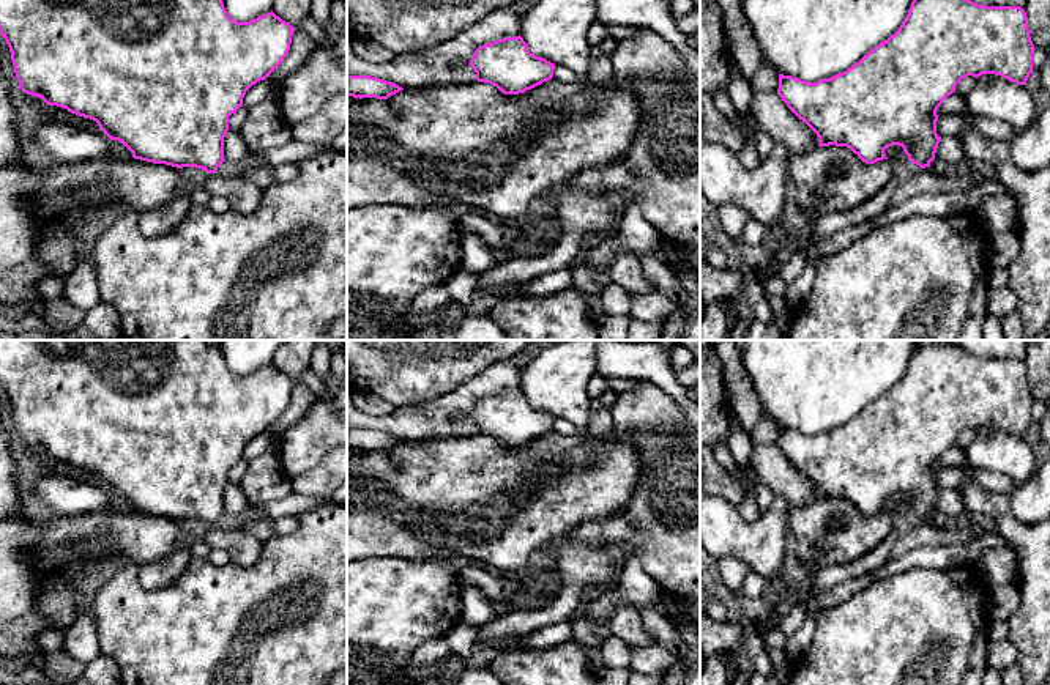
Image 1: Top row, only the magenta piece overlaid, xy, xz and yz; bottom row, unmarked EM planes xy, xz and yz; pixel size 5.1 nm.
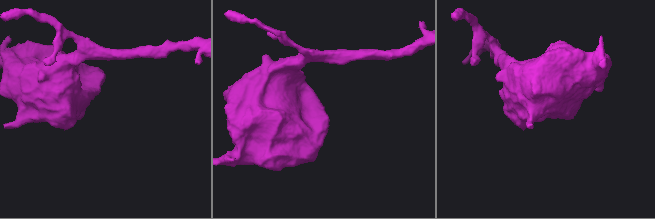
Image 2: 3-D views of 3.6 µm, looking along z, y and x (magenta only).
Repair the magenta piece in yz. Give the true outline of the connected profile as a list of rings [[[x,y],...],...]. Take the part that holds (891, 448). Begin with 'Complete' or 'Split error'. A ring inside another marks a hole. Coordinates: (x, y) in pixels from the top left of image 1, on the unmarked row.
Complete. [[[952,343],[918,345],[899,383],[851,420],[815,436],[779,427],[777,447],[817,487],[818,499],[847,499],[862,515],[875,517],[888,512],[886,501],[899,498],[910,515],[925,521],[935,512],[941,493],[936,487],[936,463],[955,444],[957,436],[968,428],[995,427],[1025,438],[1033,425],[1034,402],[1028,370],[1020,359],[977,357]]]

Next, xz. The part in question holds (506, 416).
Complete. [[[520,387],[479,398],[470,419],[478,435],[490,436],[505,447],[525,446],[550,433],[557,420],[533,408]]]

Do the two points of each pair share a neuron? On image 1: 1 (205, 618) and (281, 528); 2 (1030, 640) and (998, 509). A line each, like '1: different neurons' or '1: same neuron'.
1: different neurons
2: same neuron

